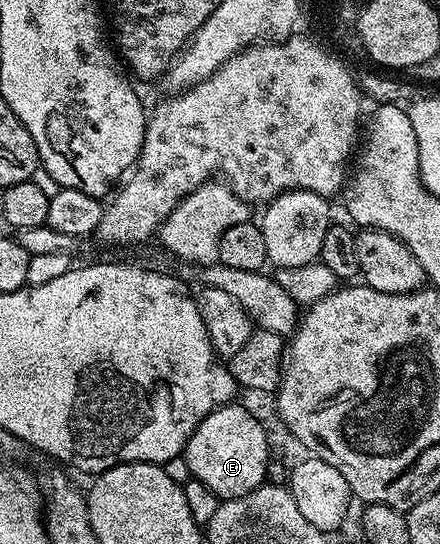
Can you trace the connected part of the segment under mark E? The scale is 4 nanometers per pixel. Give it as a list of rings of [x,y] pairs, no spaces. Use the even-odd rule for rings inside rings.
[[[239,402],[225,404],[207,415],[187,440],[185,455],[192,477],[205,482],[205,486],[209,486],[209,490],[213,490],[213,494],[217,494],[220,501],[241,498],[257,490],[268,479],[267,459],[271,452],[267,449],[267,432],[263,429],[262,422],[249,409],[242,408]]]

